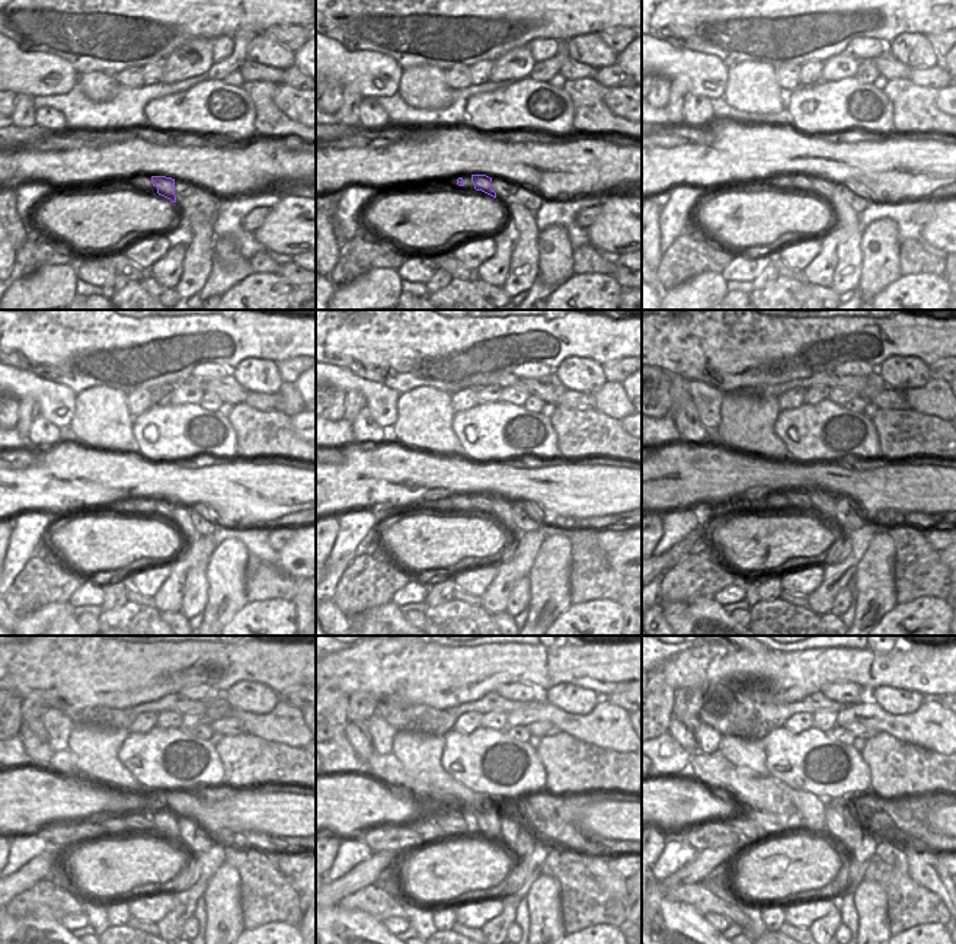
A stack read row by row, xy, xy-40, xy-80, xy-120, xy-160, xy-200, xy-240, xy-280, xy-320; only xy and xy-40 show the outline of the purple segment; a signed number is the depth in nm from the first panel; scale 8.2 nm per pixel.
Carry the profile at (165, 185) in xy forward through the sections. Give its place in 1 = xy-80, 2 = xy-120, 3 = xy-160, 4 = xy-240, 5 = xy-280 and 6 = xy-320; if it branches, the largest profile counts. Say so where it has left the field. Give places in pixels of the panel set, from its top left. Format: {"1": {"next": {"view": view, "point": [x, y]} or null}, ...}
{"1": {"next": {"view": "xy-80", "point": [803, 182]}}, "2": {"next": {"view": "xy-120", "point": [144, 506]}}, "3": {"next": {"view": "xy-160", "point": [463, 504]}}, "4": {"next": {"view": "xy-240", "point": [118, 825]}}, "5": {"next": {"view": "xy-280", "point": [427, 828]}}, "6": {"next": {"view": "xy-320", "point": [748, 832]}}}

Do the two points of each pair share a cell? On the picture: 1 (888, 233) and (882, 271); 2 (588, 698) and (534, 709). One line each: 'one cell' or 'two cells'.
1: one cell
2: two cells

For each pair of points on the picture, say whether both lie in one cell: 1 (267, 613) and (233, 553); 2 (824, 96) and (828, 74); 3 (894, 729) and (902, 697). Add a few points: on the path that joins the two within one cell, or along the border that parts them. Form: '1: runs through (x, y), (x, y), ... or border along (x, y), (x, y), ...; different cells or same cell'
1: border along (248, 602), (230, 620); different cells
2: border along (853, 77), (821, 82); different cells
3: border along (873, 698), (895, 714), (911, 714), (924, 701); different cells

